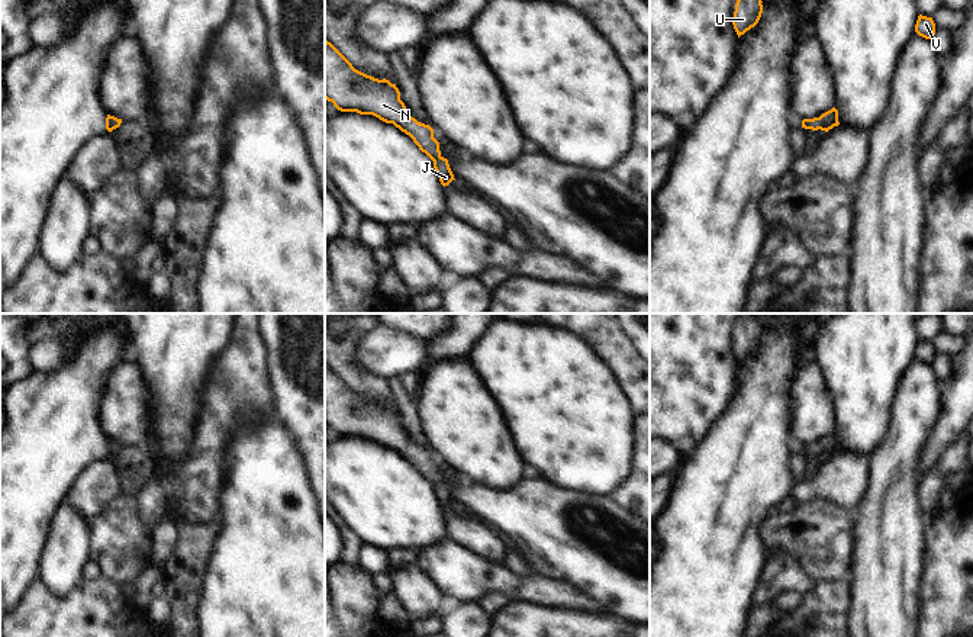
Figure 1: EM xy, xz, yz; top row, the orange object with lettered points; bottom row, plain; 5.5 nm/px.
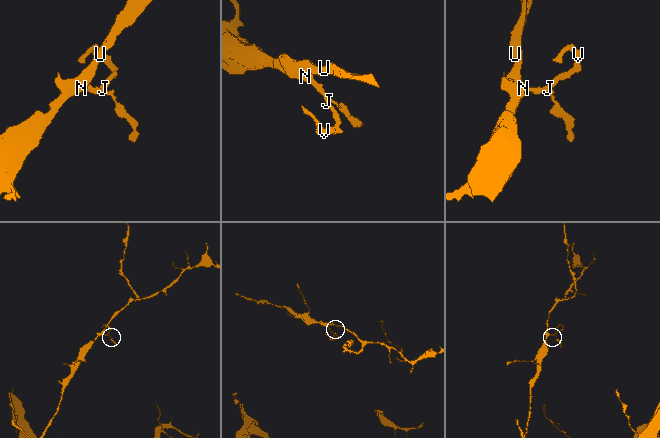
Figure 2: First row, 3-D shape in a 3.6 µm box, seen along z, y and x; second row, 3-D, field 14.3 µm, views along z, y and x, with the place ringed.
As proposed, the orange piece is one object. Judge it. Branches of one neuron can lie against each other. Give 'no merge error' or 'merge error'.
no merge error

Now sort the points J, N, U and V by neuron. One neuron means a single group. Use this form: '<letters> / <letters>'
J N U V

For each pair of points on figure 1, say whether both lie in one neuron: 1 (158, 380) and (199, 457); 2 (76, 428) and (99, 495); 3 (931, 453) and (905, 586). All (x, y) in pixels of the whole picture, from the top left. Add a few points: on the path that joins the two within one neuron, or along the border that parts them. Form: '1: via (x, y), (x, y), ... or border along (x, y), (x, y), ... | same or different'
1: border along (200, 408), (190, 450), (176, 465), (168, 466) | different
2: border along (106, 459), (93, 462), (71, 485), (68, 494) | different
3: border along (928, 441), (924, 454), (917, 462), (920, 476) | different

